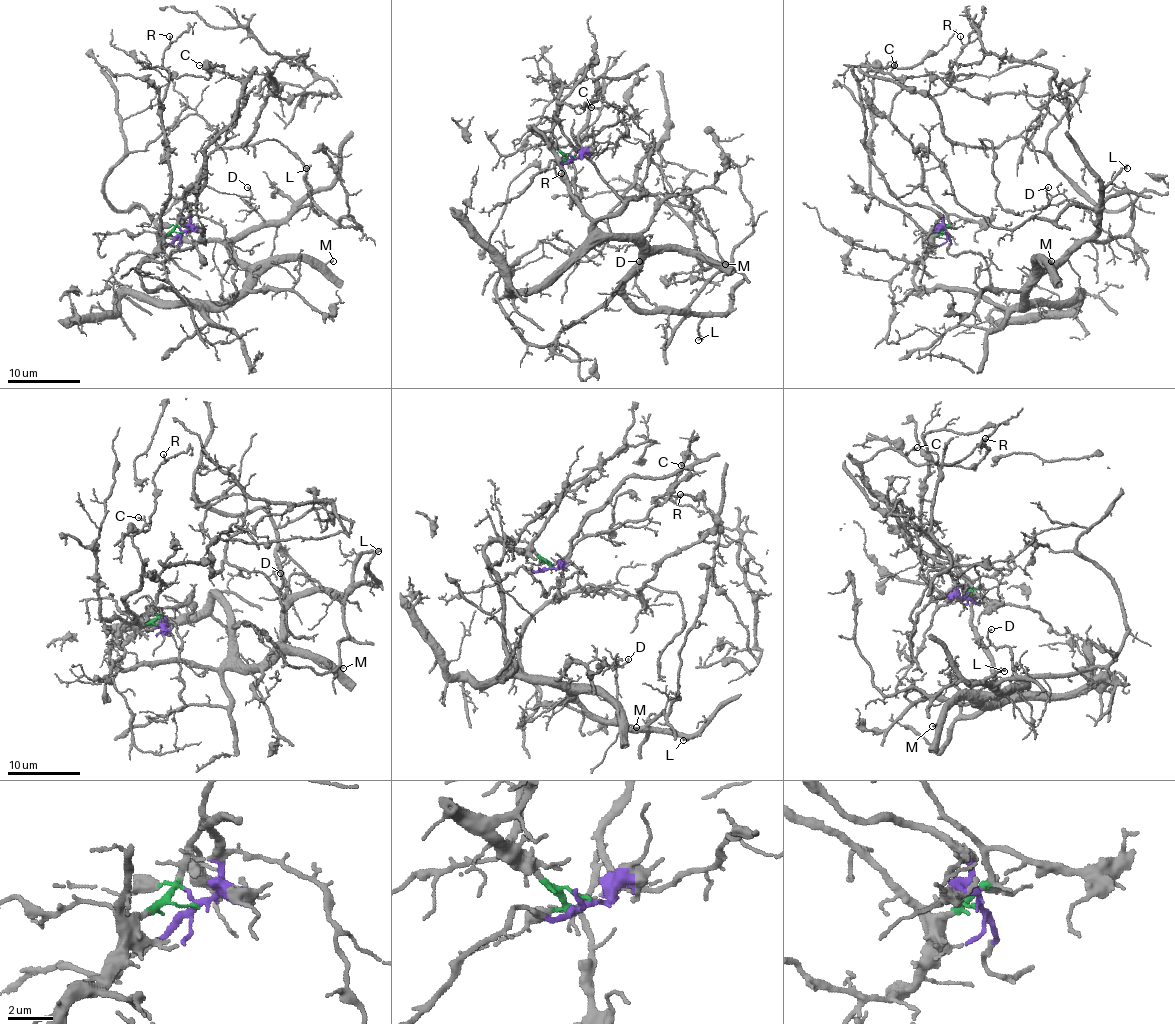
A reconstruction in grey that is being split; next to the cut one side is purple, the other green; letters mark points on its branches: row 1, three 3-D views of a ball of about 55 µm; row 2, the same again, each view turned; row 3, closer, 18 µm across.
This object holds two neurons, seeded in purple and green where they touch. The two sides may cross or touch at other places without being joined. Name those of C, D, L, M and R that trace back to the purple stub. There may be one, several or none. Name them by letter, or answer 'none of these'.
C, R

